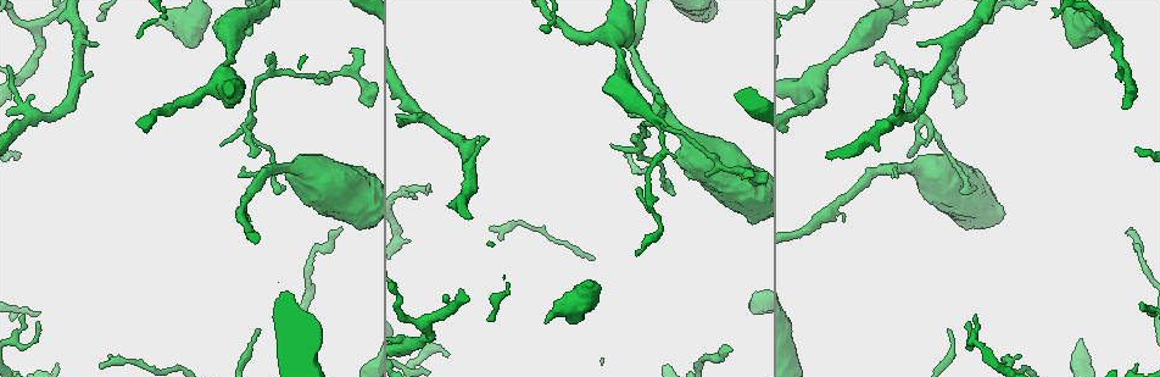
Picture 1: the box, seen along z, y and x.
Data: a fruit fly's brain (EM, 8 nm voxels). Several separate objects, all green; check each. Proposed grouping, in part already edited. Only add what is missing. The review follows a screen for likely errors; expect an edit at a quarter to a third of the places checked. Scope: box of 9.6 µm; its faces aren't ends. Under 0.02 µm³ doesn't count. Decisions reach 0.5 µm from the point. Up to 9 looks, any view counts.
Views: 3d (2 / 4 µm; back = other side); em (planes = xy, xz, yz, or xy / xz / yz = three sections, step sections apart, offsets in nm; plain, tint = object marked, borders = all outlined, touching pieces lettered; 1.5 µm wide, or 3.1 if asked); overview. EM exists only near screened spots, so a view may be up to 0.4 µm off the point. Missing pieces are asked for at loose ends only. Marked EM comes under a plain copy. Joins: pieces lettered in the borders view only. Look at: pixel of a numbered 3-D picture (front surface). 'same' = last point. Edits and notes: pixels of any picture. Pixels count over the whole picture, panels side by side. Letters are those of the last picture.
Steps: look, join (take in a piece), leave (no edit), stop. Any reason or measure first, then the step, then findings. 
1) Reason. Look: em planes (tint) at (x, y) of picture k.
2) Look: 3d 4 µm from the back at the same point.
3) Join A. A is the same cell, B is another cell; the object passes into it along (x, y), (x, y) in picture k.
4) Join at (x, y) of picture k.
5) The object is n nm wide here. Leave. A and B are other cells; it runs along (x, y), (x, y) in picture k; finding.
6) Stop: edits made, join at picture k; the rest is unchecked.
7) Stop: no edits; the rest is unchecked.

Thin end. Look: 3d 4 µm at (920, 41) of picture 1.

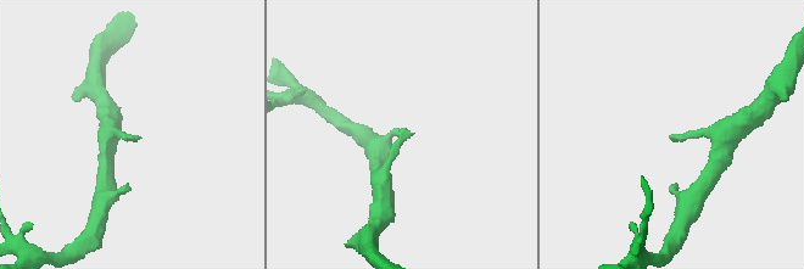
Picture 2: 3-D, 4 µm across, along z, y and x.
Look: em planes (borders) at (672, 137) of picture 2.

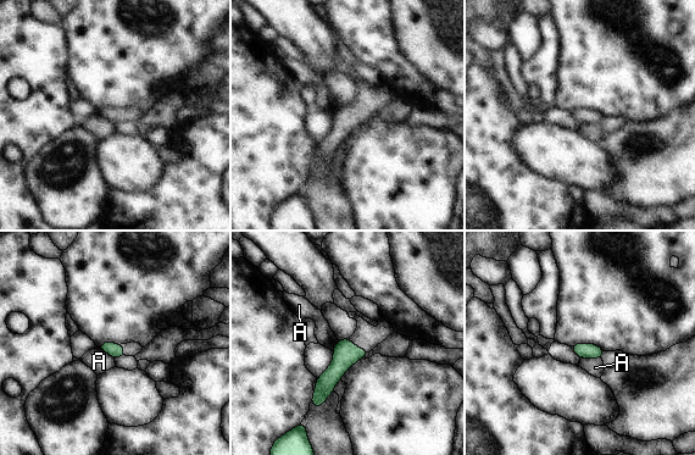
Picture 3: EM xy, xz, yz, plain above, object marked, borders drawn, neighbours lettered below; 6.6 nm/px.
The longest contact is with A, 140 nm. Leave. A is another cell; no lettered piece goes on from it.

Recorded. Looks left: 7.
Free end. Look: em planes (borders) at (656, 95) of picture 1.

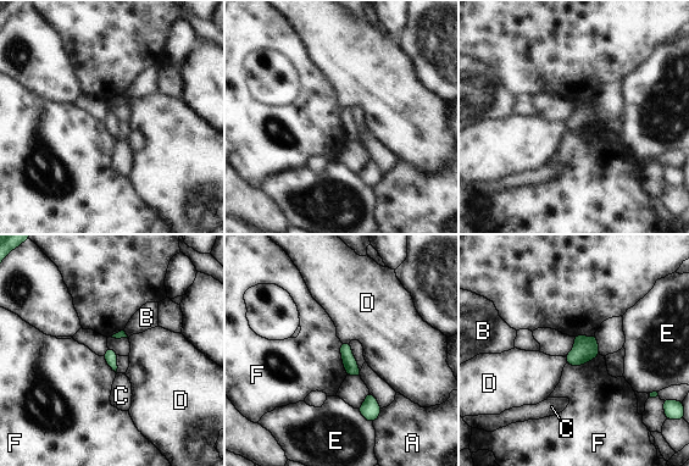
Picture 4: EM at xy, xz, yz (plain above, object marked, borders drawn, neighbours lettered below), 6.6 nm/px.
The longest contact is with F, 220 nm. Leave. A, B, C, D, E and F are other cells; no lettered piece goes on from it.

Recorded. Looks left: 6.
Thin end. Look: 3d 2 µm at (635, 189) of picture 1.

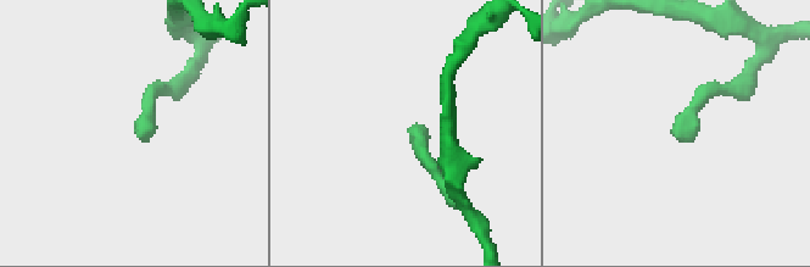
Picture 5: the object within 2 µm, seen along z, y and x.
Look: em planes (borders) at (673, 135) of picture 5.

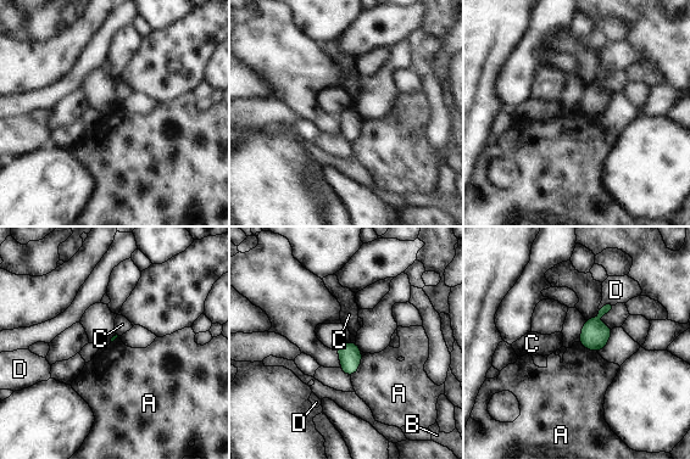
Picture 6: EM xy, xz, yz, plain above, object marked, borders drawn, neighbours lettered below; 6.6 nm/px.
Leave. A, B, C and D are other cells; a border runs along (362, 357), (359, 368), (351, 375) in picture 6; none of them fits.

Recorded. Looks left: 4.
An open end. Look: 3d 2 µm at (548, 320) of picture 1.

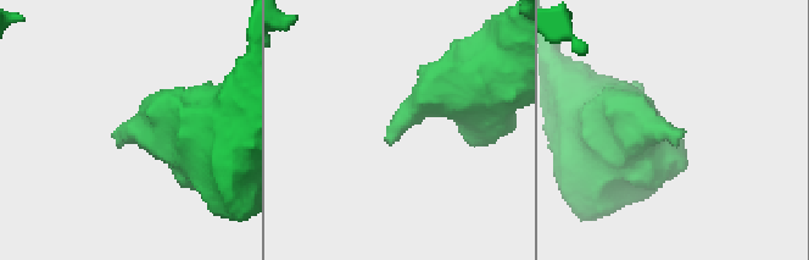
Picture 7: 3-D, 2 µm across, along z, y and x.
Look: em planes (borders) at (388, 131) of picture 7.

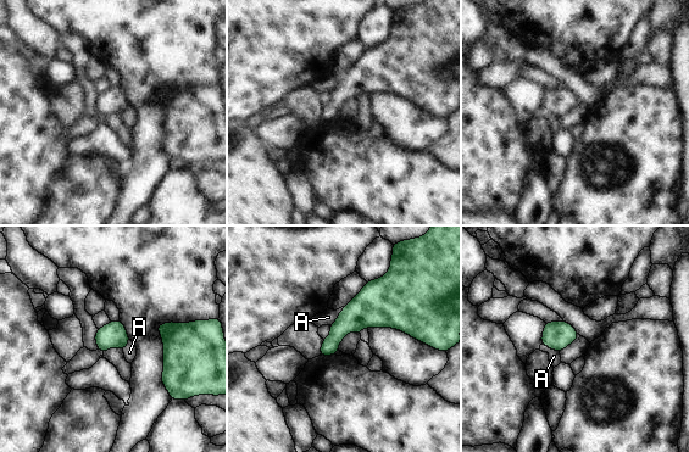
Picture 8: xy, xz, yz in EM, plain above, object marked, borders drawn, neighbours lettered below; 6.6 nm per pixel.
Leave. A is another cell; a border runs along (345, 307), (329, 325) in picture 8; none of them fits.

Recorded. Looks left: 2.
Stop: no edits; the rest is unchecked.

